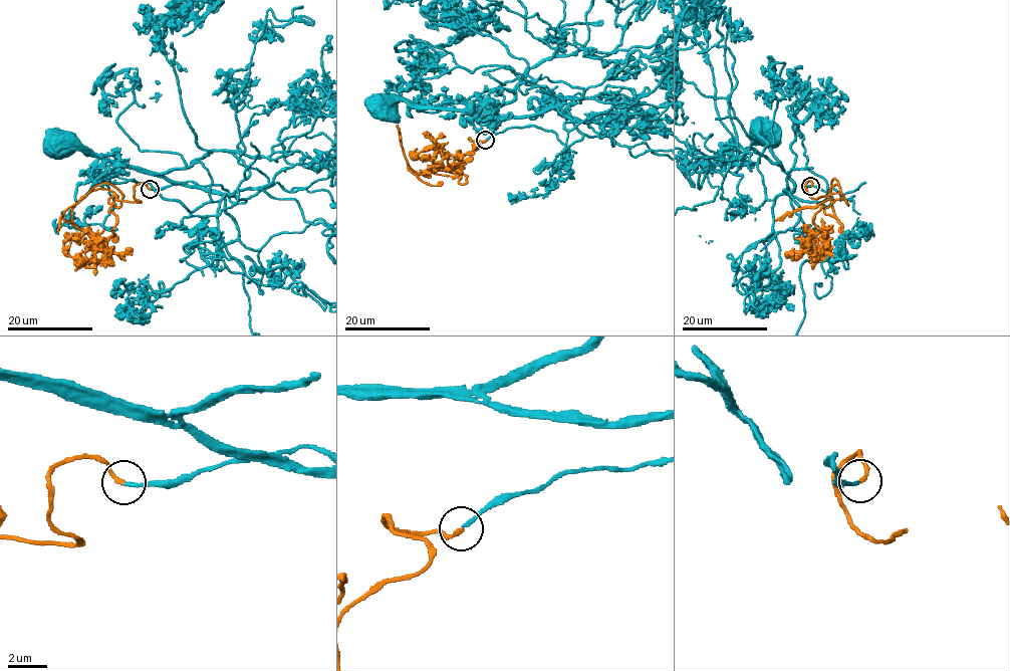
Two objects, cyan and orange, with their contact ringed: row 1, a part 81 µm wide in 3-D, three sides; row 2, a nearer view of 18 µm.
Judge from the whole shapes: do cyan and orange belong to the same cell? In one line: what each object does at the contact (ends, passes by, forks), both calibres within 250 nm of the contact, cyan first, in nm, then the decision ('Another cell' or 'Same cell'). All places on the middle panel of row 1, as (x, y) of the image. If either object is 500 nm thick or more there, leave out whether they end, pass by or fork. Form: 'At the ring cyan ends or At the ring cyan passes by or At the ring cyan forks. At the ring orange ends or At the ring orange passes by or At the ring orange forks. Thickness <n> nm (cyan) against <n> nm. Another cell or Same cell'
At the ring cyan ends. At the ring orange ends. Thickness 180 nm (cyan) against 220 nm. Same cell

